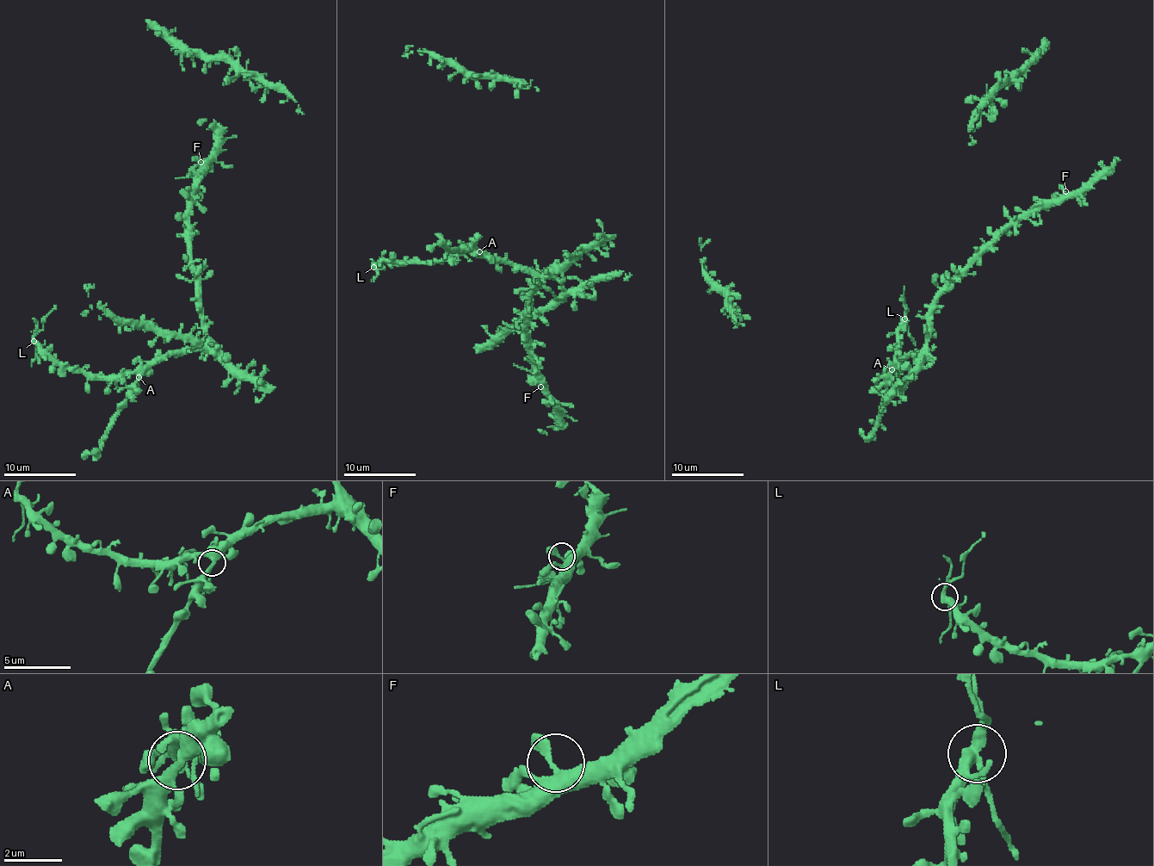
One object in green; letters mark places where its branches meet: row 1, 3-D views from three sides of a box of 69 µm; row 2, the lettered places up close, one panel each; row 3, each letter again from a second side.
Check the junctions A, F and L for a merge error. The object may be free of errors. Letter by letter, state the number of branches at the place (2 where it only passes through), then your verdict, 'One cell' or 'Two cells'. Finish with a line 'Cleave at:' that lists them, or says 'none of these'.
A: Branches: 3. One cell
F: Branches: 4. One cell
L: Branches: 3. Two cells
Cleave at: L

